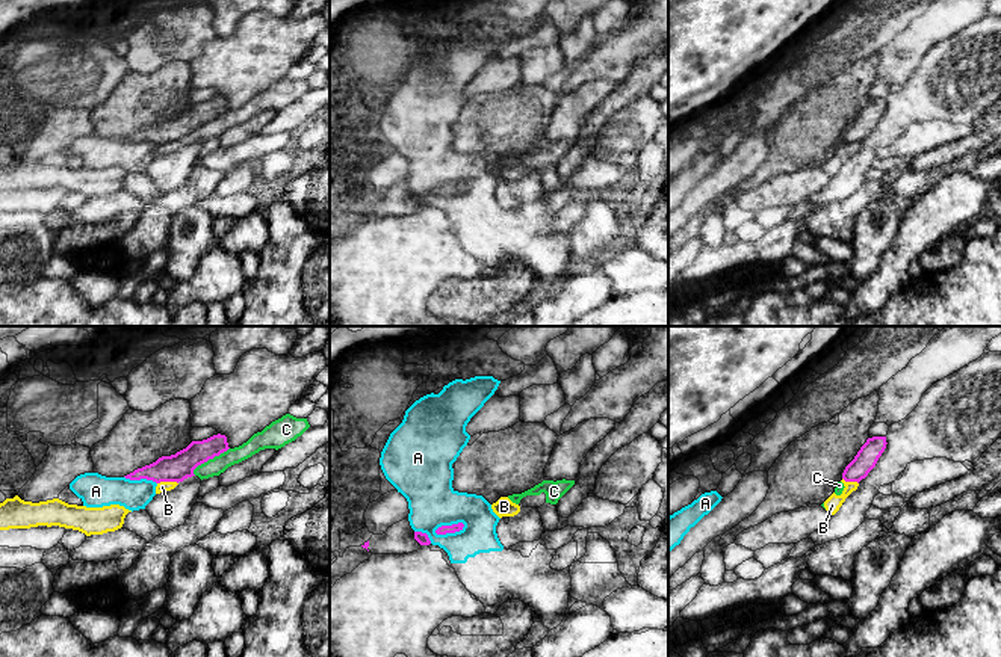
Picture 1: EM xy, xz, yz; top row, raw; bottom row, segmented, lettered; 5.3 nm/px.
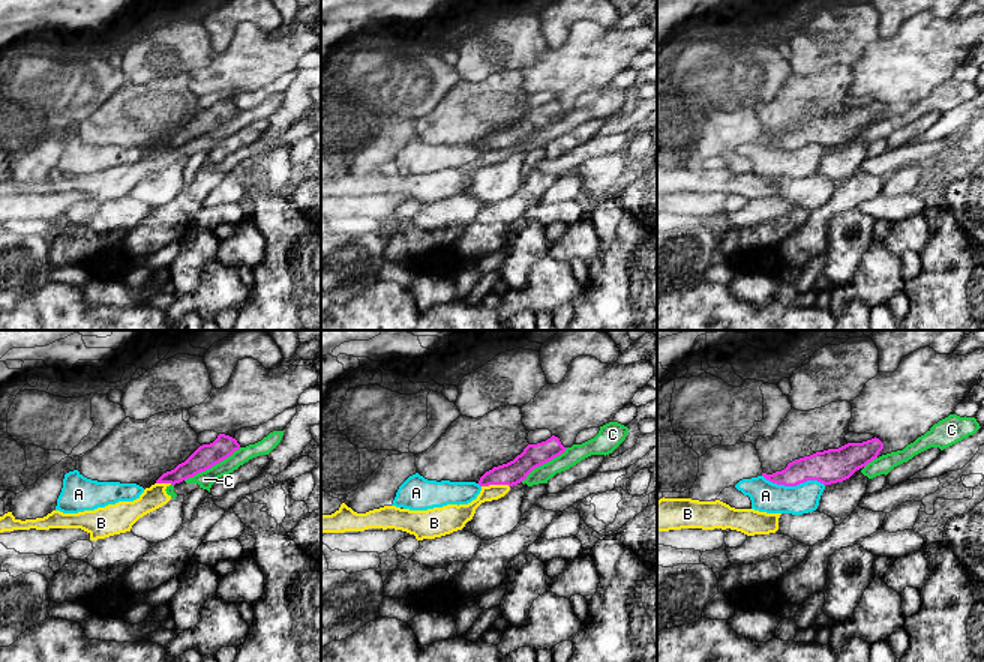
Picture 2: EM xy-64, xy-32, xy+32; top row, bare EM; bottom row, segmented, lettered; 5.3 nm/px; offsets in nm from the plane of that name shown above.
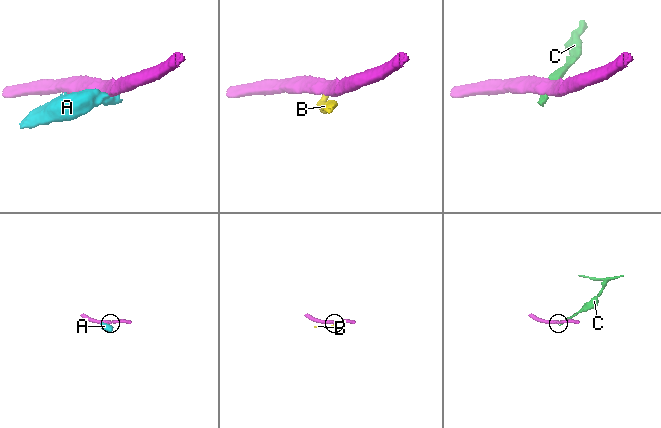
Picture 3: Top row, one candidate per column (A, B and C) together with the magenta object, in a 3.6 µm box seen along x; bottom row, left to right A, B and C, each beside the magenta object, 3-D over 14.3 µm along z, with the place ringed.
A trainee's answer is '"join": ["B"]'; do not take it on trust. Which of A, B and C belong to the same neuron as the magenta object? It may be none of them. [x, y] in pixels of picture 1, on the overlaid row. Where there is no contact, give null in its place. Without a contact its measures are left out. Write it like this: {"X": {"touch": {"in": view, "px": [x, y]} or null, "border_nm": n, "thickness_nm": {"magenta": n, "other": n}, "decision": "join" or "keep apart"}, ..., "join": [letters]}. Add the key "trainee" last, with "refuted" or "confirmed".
{"A": {"touch": {"in": "xz", "px": [449, 526]}, "border_nm": 170, "thickness_nm": {"magenta": 50, "other": 260}, "decision": "keep apart"}, "B": {"touch": {"in": "xy", "px": [167, 481]}, "border_nm": 110, "thickness_nm": {"magenta": 150, "other": 60}, "decision": "keep apart"}, "C": {"touch": {"in": "xy", "px": [209, 458]}, "border_nm": 240, "thickness_nm": {"magenta": 150, "other": 100}, "decision": "keep apart"}, "join": [], "trainee": "refuted"}

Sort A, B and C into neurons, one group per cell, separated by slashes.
A / B C

